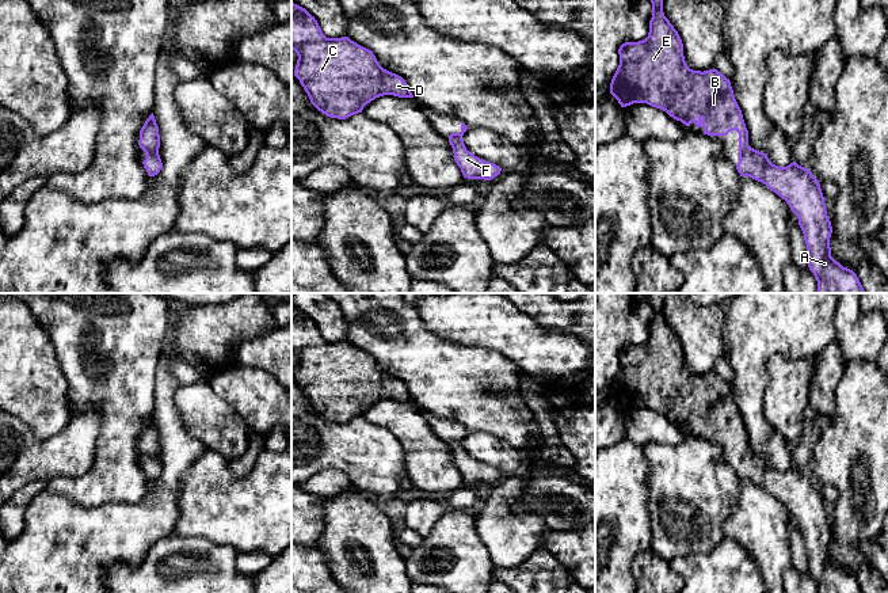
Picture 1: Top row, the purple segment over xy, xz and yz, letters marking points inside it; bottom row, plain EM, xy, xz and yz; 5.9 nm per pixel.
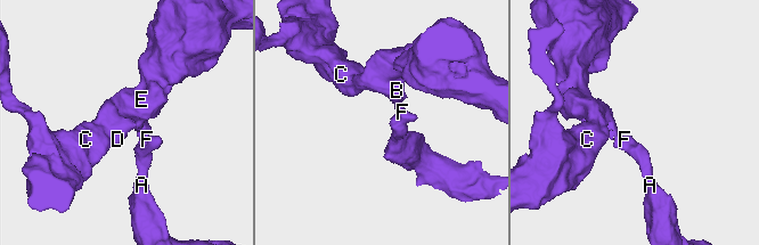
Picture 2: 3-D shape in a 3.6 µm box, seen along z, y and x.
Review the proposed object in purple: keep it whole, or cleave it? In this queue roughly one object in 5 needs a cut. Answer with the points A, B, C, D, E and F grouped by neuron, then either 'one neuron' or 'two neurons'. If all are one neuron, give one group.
A B C D E F | one neuron

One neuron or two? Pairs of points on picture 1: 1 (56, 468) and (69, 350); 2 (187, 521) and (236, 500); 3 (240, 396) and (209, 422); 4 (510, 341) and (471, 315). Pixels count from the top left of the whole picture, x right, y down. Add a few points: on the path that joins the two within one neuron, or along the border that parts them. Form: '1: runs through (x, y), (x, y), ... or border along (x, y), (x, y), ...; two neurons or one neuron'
1: border along (75, 413), (99, 409), (101, 432), (96, 438); two neurons
2: runs through (199, 514), (209, 506), (224, 506); one neuron
3: border along (209, 381), (213, 391), (237, 413), (250, 430); two neurons
4: runs through (500, 331), (490, 320), (480, 318); one neuron

